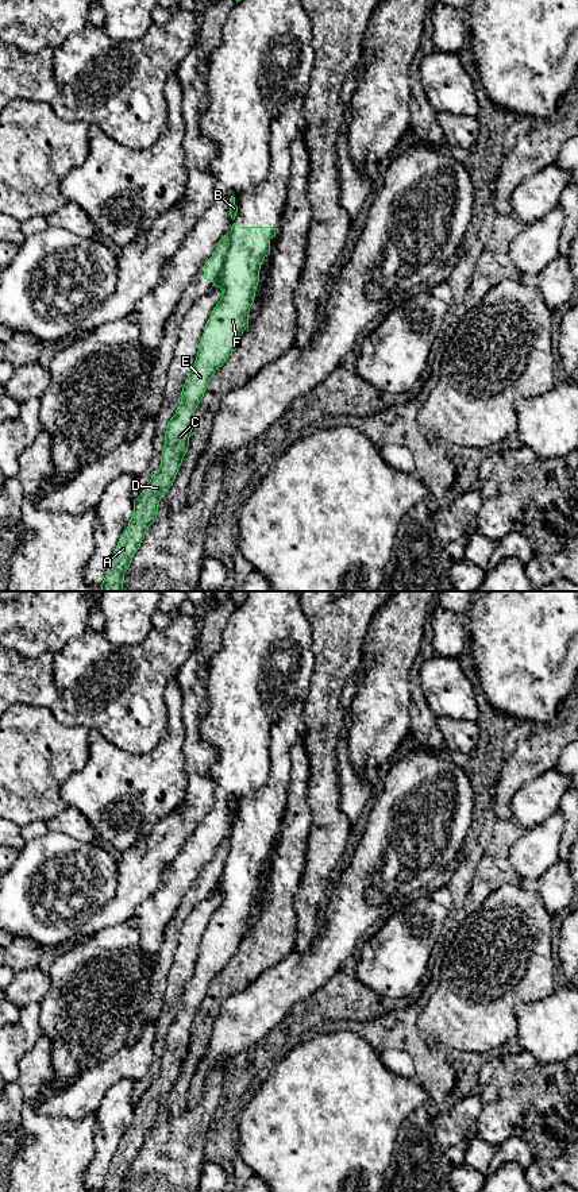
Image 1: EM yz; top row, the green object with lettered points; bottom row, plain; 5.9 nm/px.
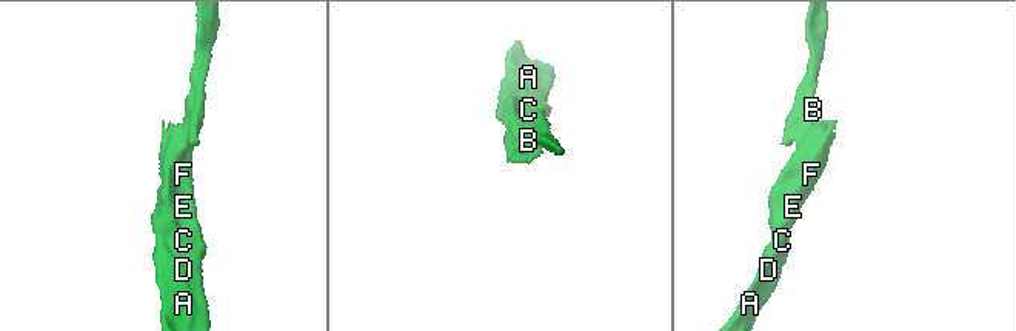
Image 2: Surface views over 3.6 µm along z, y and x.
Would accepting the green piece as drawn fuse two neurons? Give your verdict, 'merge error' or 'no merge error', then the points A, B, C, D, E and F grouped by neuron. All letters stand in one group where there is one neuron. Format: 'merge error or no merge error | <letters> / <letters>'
merge error | A C D E F / B

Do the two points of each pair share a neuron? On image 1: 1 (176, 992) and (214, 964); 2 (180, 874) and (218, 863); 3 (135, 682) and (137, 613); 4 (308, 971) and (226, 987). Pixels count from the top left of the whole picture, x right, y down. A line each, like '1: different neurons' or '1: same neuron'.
1: same neuron
2: different neurons
3: different neurons
4: different neurons

